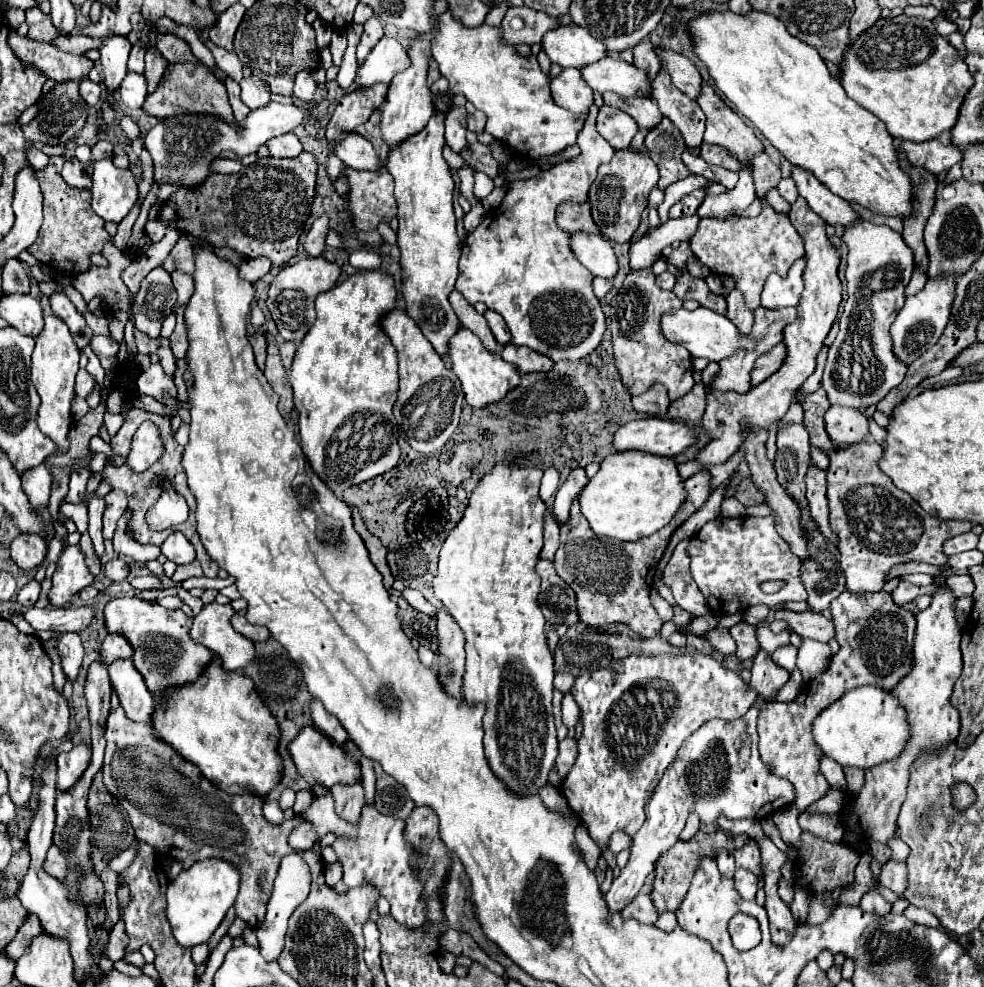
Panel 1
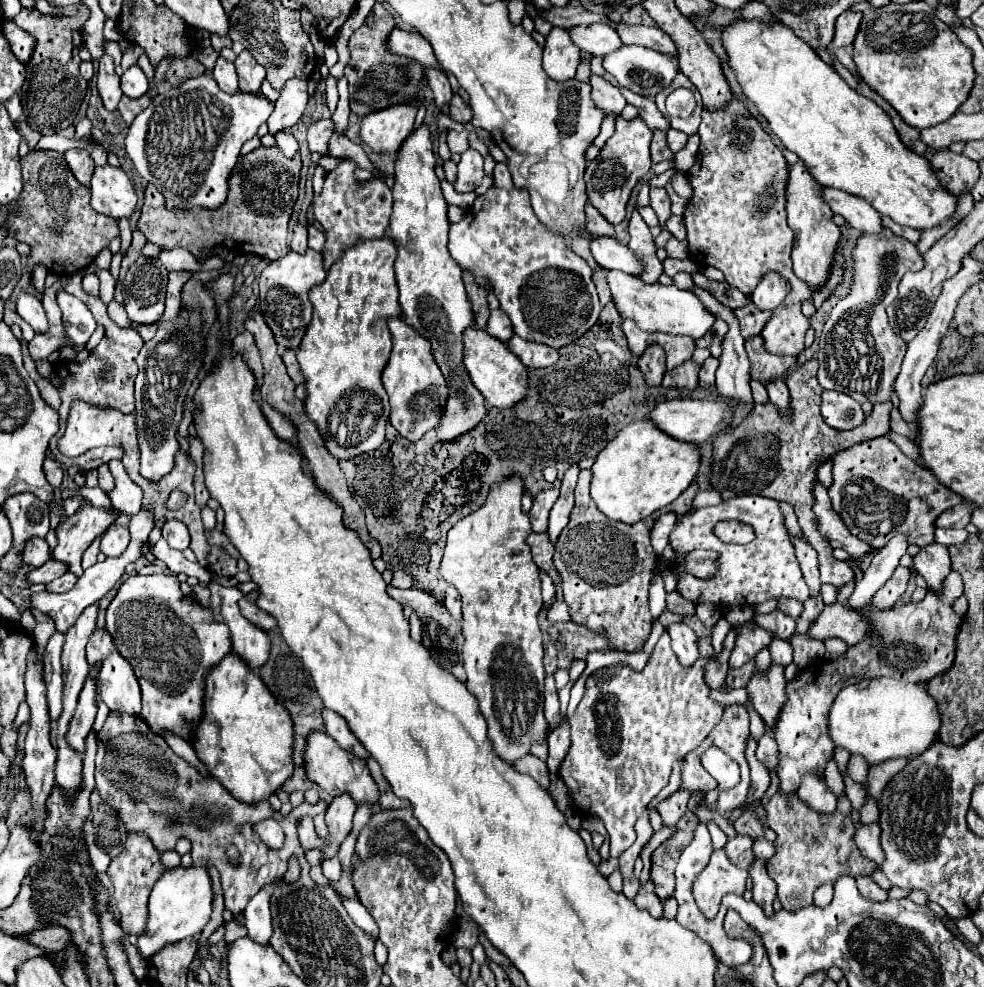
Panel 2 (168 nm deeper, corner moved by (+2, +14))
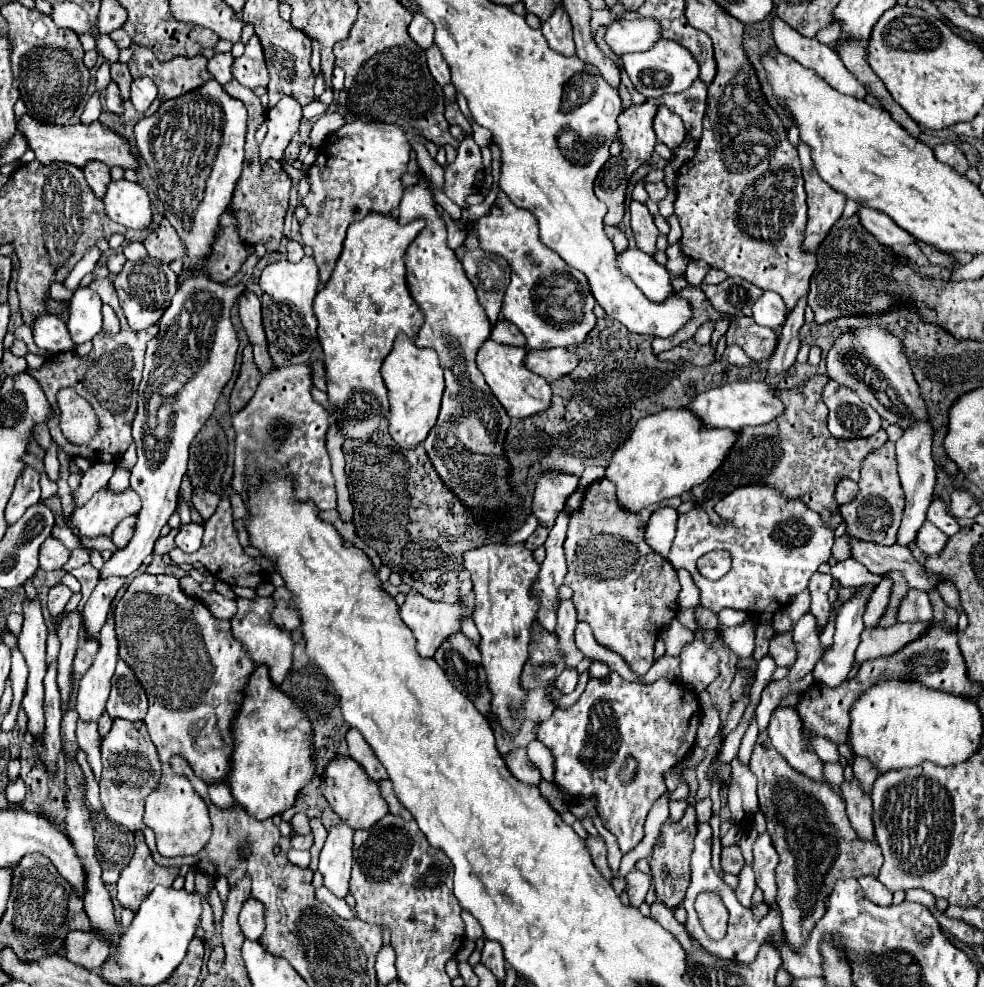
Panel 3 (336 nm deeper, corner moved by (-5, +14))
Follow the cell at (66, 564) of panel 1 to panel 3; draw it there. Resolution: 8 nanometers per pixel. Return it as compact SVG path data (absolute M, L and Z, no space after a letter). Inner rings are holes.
M101 488L85 506L75 508L71 518L83 536L97 538L103 534L111 534L123 518L137 514L139 508L141 500L131 488L123 492Z

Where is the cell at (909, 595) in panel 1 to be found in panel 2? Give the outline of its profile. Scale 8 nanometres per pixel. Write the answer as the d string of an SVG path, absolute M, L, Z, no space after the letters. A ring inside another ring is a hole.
M898 566L896 572L892 574L892 578L880 588L880 592L876 592L874 596L874 606L878 608L892 608L894 602L904 594L906 586L908 586L908 580L910 580L910 570L904 568L904 566Z

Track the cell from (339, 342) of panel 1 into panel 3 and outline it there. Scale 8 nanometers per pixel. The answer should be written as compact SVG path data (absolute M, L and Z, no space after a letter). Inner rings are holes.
M369 212L363 220L351 222L333 276L315 296L313 308L325 354L327 394L337 408L333 416L345 438L367 438L389 414L381 362L391 352L399 332L417 334L423 326L423 312L407 288L403 260L409 244L423 228L423 218L399 224L393 214L381 212Z

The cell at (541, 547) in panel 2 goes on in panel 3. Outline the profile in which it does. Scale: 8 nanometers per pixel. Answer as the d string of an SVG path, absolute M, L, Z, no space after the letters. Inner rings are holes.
M537 526L537 530L525 540L525 546L527 548L537 548L537 546L541 546L541 544L545 544L545 540L547 540L547 534L549 534L549 530L547 528L543 528L543 526Z

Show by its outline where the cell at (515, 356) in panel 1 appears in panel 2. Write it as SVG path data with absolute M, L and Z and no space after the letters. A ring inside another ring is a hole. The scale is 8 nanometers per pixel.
M512 336L512 340L508 340L508 350L514 352L528 368L548 368L558 360L558 350L548 348L546 344L532 344L520 336Z

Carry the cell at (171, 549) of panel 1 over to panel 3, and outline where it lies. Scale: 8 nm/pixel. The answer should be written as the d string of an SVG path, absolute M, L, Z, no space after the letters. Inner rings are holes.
M191 522L191 524L183 524L179 528L179 534L177 534L175 542L183 552L191 554L191 552L201 548L201 538L203 538L203 526Z

